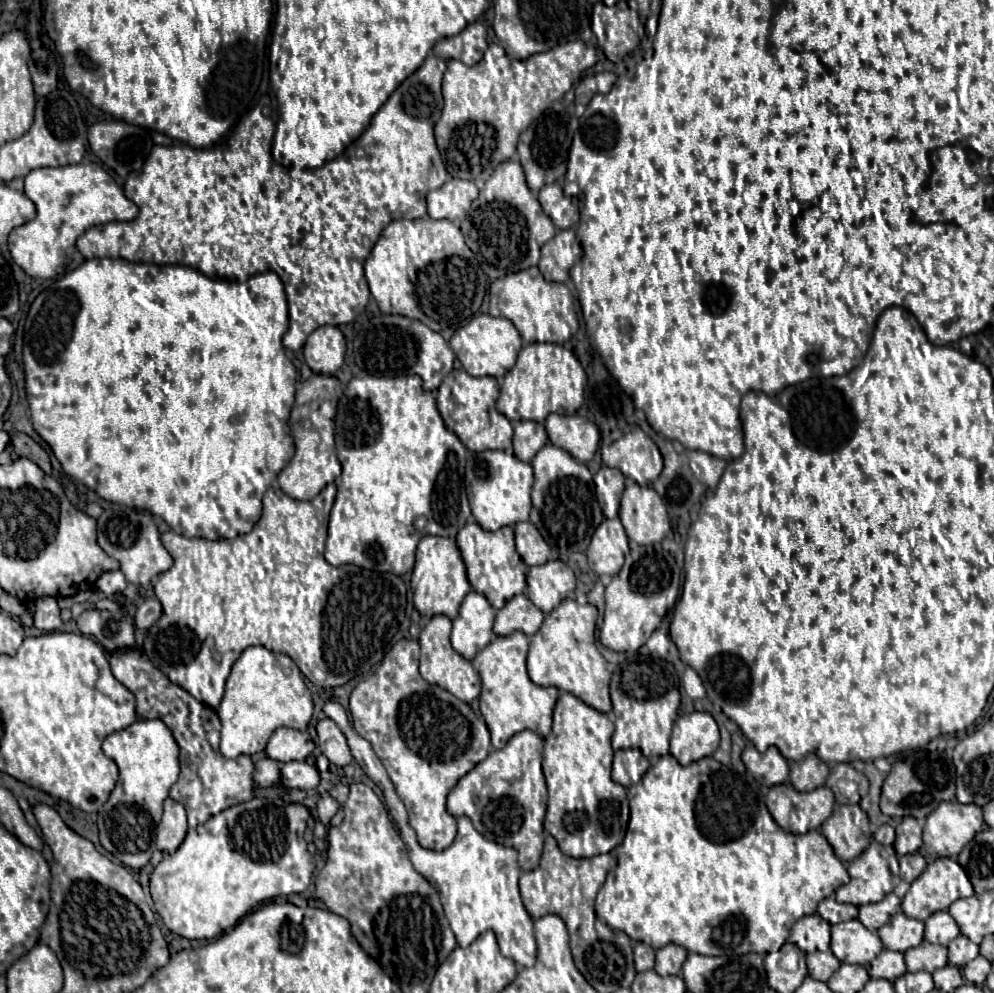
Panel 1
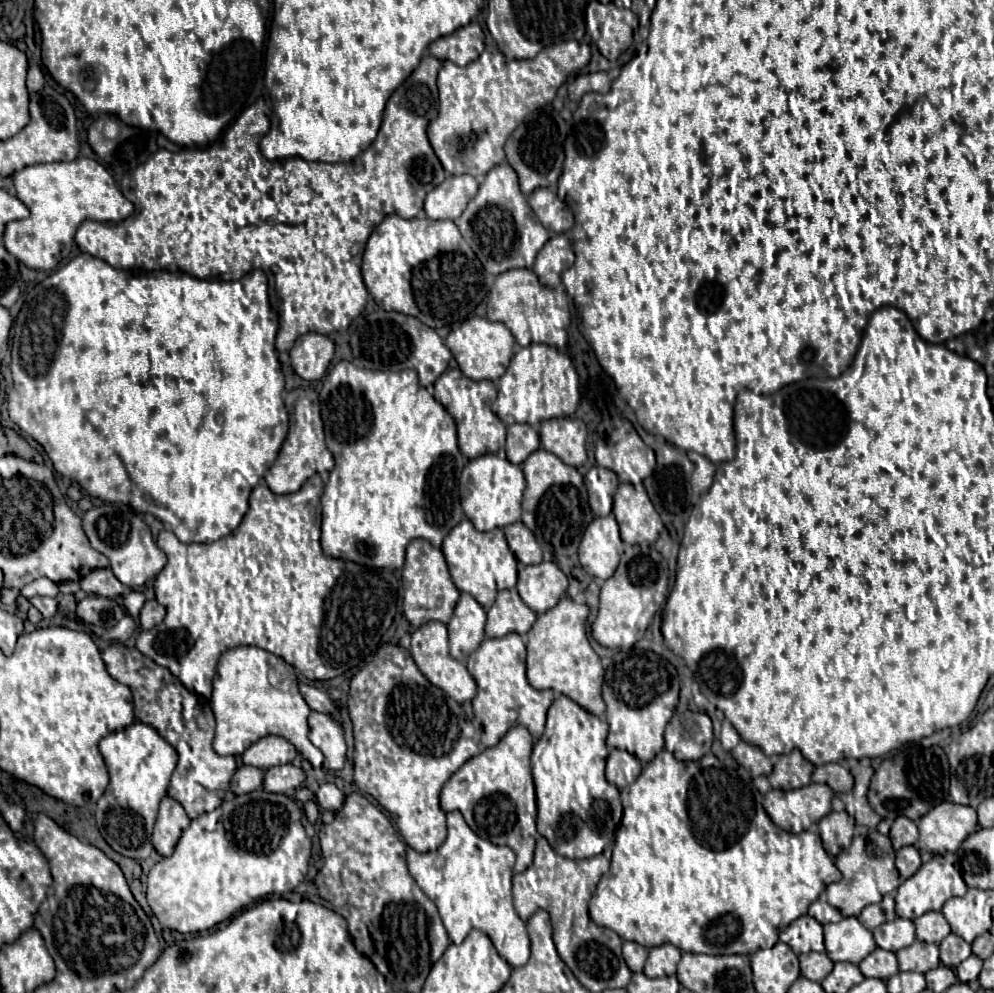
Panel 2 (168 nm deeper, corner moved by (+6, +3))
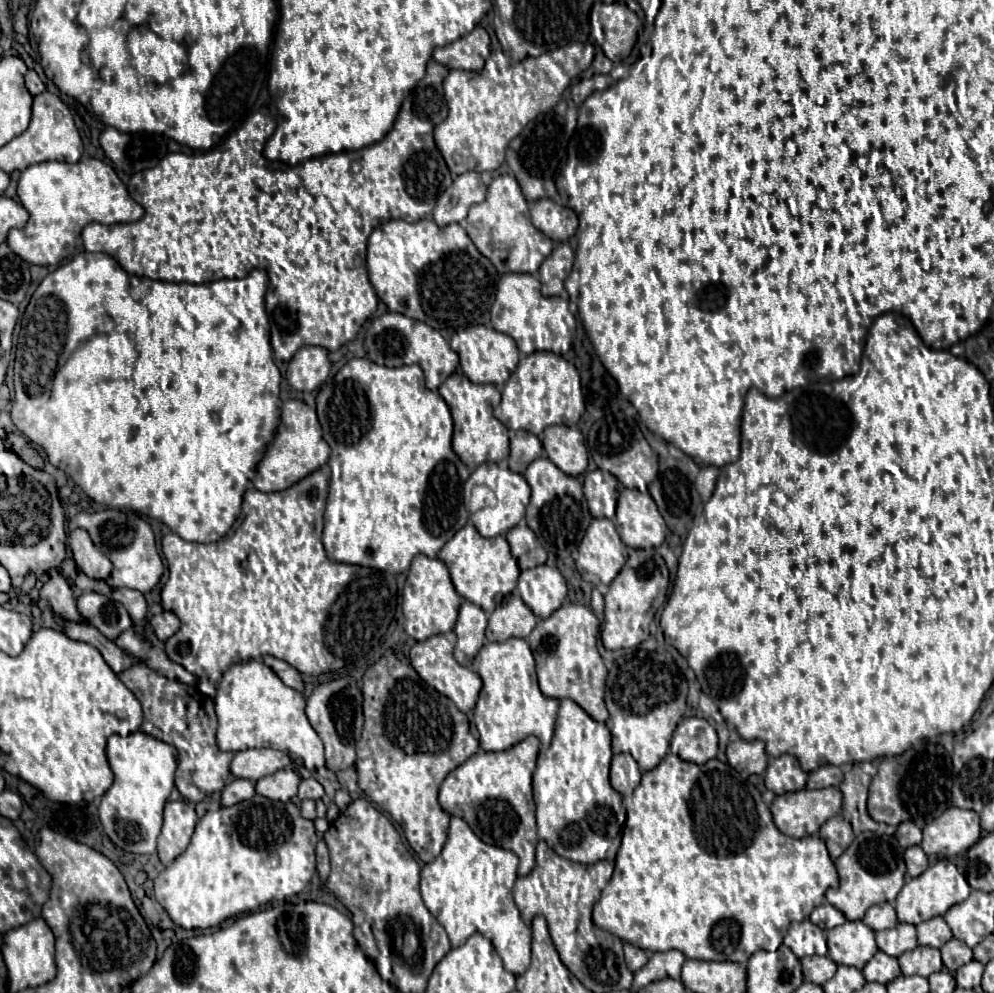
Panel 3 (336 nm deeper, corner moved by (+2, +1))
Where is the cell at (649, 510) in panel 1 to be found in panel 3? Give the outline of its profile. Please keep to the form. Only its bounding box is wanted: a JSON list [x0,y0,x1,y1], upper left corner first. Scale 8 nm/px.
[616,489,666,549]

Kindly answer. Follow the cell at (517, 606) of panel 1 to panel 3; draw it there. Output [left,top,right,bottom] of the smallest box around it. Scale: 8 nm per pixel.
[486,591,536,641]

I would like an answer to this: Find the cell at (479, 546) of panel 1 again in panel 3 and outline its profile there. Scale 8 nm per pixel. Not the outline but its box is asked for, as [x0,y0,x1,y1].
[440,521,520,615]

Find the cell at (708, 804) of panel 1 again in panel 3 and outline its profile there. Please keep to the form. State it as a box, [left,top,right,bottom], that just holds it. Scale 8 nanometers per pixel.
[594,753,838,963]

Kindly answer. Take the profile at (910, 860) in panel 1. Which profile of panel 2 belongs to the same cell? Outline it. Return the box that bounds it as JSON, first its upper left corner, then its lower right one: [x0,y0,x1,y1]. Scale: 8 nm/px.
[896,847,922,879]

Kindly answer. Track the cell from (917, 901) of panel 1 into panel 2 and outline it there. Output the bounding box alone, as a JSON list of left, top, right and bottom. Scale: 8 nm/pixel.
[896,855,966,919]

